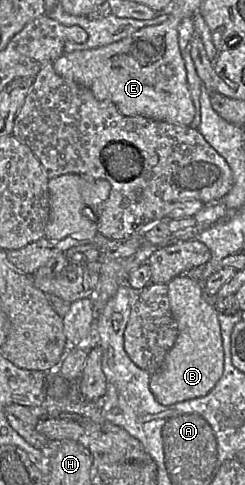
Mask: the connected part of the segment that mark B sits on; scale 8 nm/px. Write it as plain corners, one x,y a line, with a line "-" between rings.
179,275
167,285
170,308
177,323
178,336
161,367
151,375
149,387
160,404
174,405
203,397
214,388
224,371
224,349
218,312
213,304
205,299
204,284

